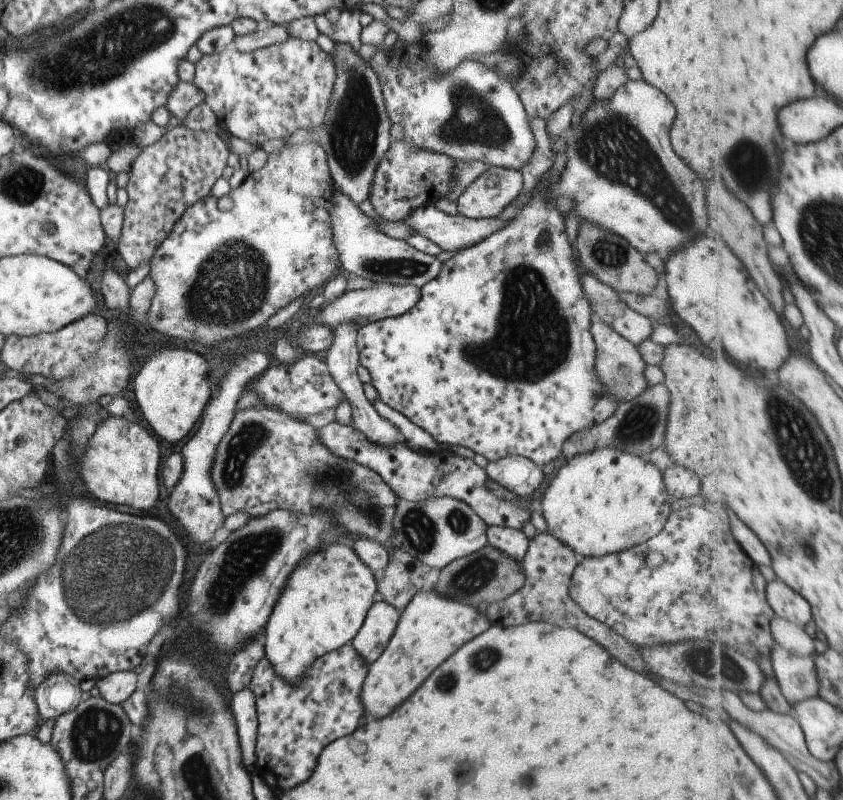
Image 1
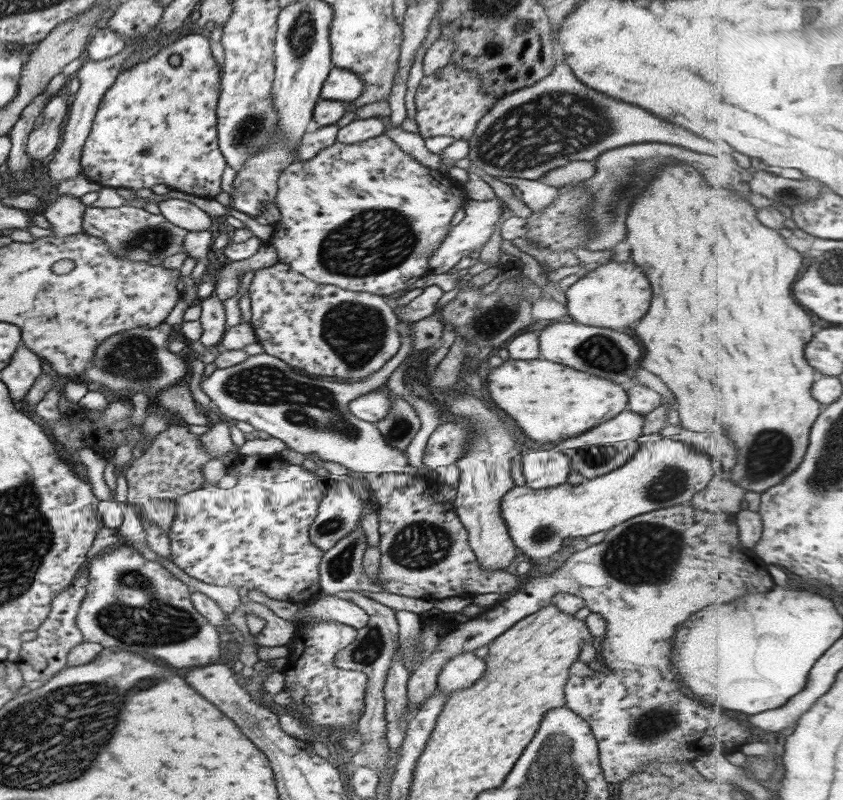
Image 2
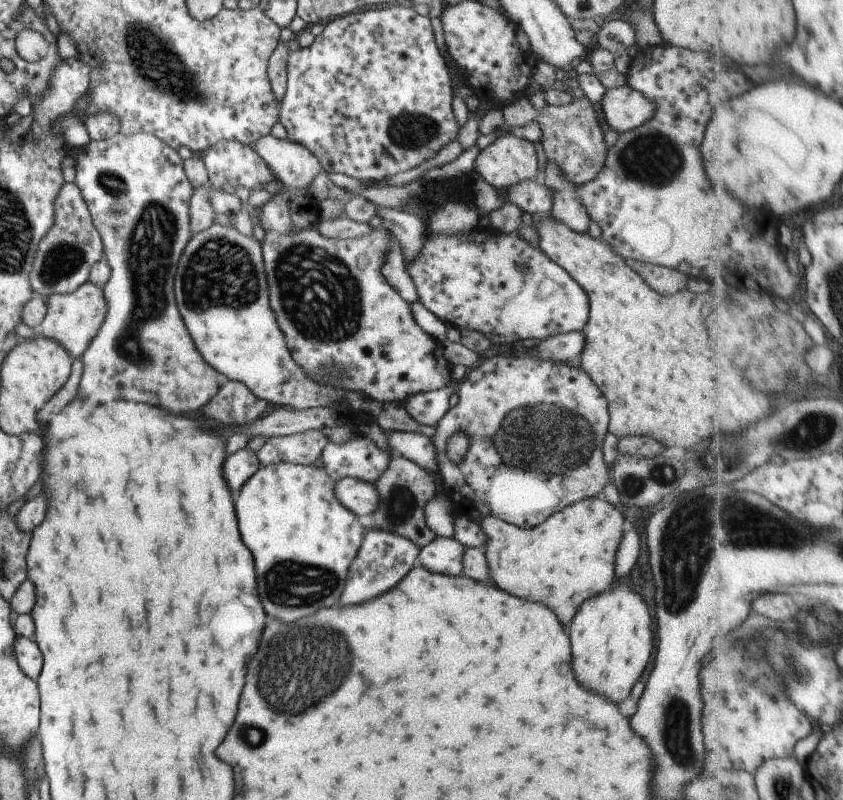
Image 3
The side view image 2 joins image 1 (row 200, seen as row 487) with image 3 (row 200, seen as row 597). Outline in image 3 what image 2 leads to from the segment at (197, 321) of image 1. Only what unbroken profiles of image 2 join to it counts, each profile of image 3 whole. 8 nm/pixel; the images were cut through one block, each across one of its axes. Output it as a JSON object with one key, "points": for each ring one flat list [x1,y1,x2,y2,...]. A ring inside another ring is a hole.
{"points":[[271,134,259,138,253,147,258,156,272,170,276,182,280,182,282,186,282,192,273,194,272,198,258,210,258,216,252,221,253,226,260,226,265,232,270,232,270,230,296,232,296,230,315,228,320,223,320,216,318,216,320,204,318,204,318,199,308,194,308,188,316,175,323,171,320,160,302,144,292,142,288,138,276,138]]}

